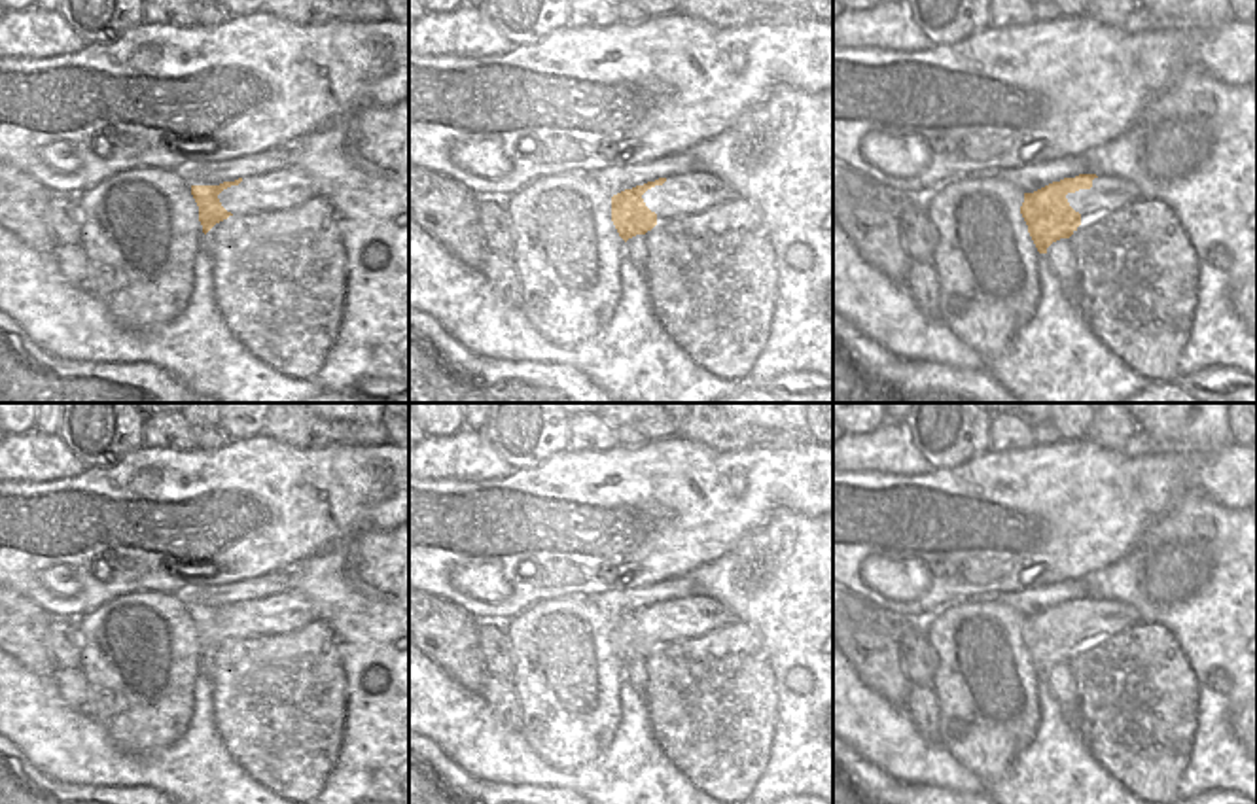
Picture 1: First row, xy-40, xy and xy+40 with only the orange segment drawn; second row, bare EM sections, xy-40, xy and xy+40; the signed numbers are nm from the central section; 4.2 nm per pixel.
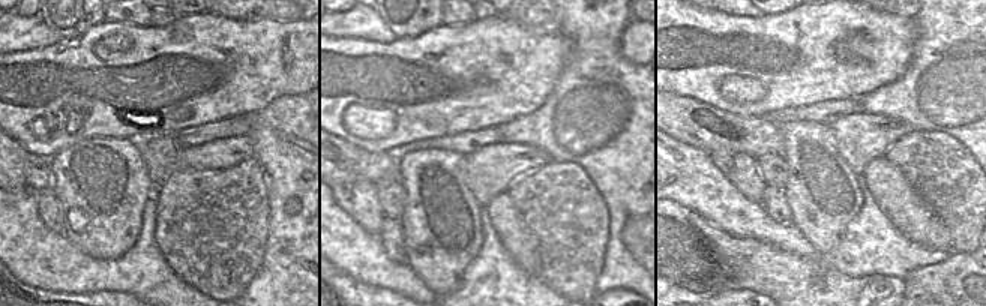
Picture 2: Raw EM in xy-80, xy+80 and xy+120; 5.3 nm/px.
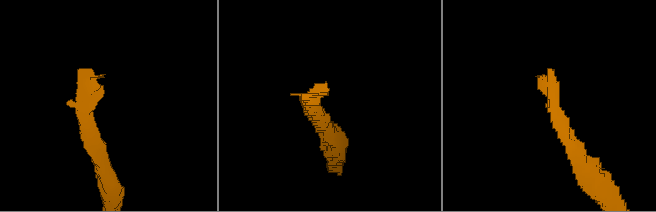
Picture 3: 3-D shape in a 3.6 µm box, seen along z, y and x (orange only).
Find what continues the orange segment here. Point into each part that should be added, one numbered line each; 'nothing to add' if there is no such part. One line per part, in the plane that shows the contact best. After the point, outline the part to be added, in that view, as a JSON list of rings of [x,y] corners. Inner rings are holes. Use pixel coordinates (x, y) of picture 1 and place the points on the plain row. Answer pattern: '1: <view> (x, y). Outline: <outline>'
1: xy+40 (985, 681). Outline: [[[958,602],[926,620],[937,653],[941,743],[992,787],[1039,728],[1039,675],[1020,638],[1024,617],[1000,602]]]

